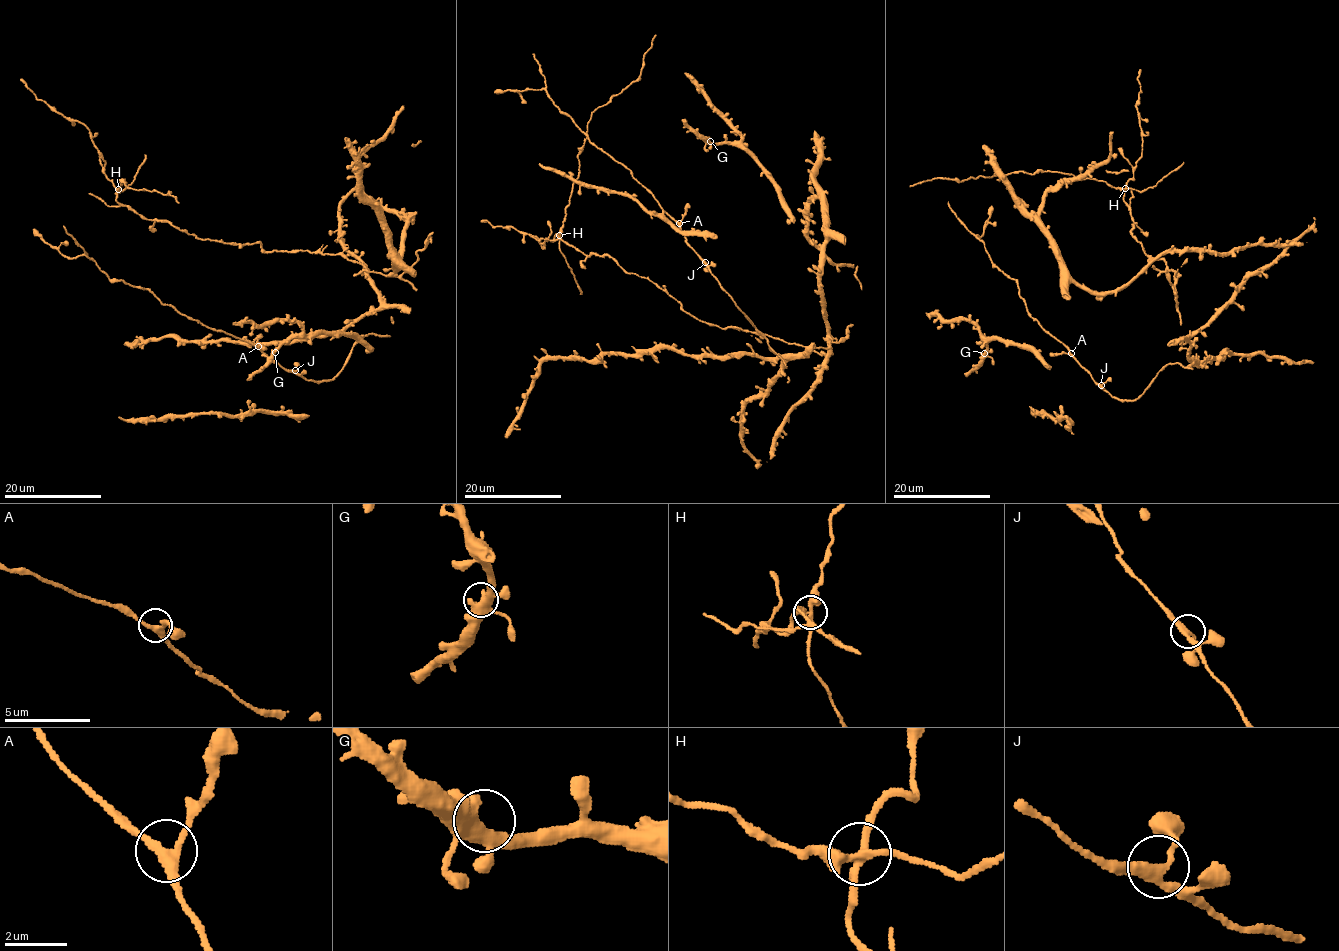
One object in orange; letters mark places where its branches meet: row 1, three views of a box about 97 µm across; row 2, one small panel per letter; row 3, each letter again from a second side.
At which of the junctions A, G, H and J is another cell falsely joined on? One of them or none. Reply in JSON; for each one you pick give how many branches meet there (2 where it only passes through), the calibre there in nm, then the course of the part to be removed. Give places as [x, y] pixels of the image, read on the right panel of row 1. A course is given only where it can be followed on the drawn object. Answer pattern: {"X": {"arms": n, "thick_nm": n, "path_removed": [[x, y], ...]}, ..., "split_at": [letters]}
{"H": {"arms": 4, "thick_nm": 280, "path_removed": [[1125, 189], [1112, 187], [1094, 179], [1077, 179], [1072, 174], [1041, 171], [956, 180], [932, 178], [909, 186]]}, "split_at": ["H"]}

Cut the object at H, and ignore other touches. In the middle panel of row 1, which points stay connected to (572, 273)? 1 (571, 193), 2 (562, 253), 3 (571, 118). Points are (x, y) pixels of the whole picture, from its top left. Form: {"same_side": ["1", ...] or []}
{"same_side": ["1", "2"]}

